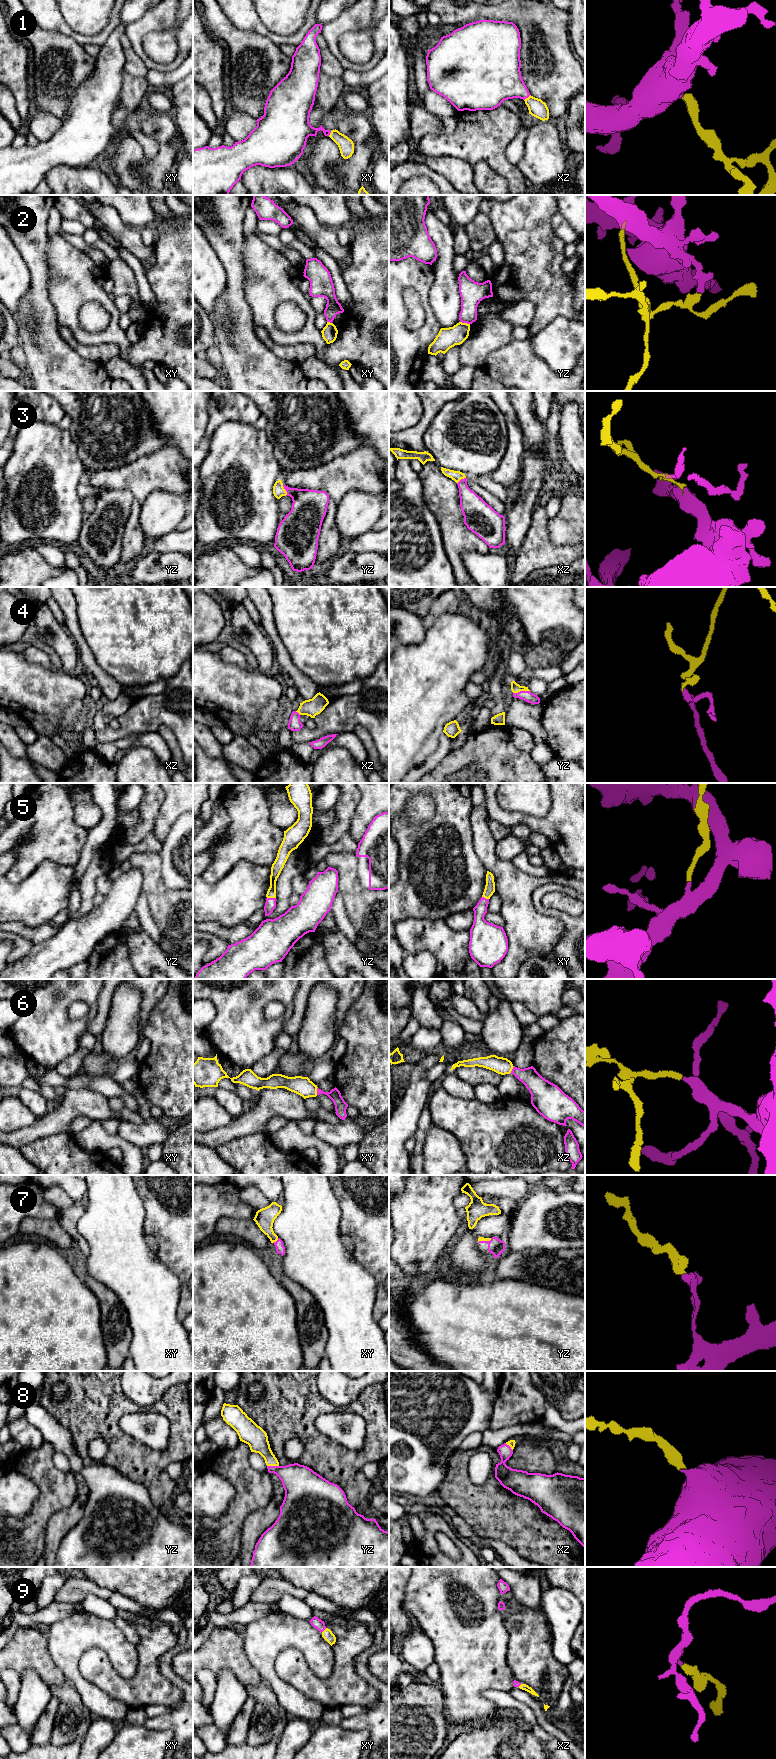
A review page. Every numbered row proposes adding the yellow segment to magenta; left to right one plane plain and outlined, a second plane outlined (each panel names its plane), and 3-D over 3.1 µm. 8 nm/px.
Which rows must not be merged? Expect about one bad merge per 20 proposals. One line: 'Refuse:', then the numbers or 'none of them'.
Refuse: 2

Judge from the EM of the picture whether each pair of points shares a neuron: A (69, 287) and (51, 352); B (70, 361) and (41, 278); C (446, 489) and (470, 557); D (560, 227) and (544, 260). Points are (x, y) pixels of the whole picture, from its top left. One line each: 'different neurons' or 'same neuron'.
A: different neurons
B: same neuron
C: different neurons
D: different neurons

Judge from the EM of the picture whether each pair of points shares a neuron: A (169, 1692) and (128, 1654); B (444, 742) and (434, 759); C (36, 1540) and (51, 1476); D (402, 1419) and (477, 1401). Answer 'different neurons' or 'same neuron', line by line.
A: different neurons
B: same neuron
C: same neuron
D: same neuron

